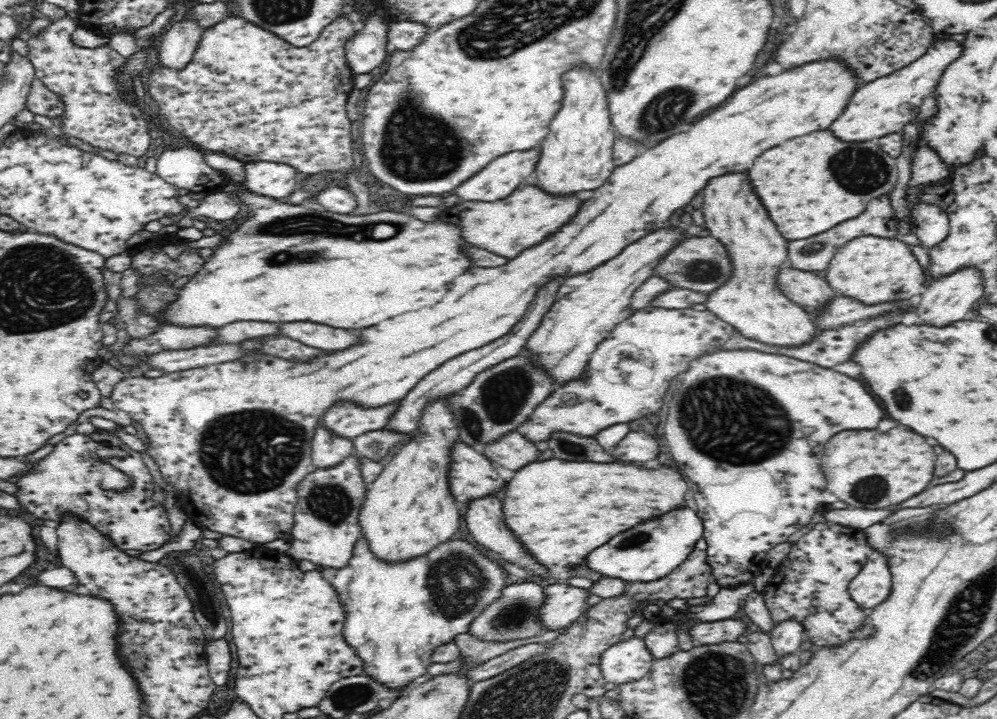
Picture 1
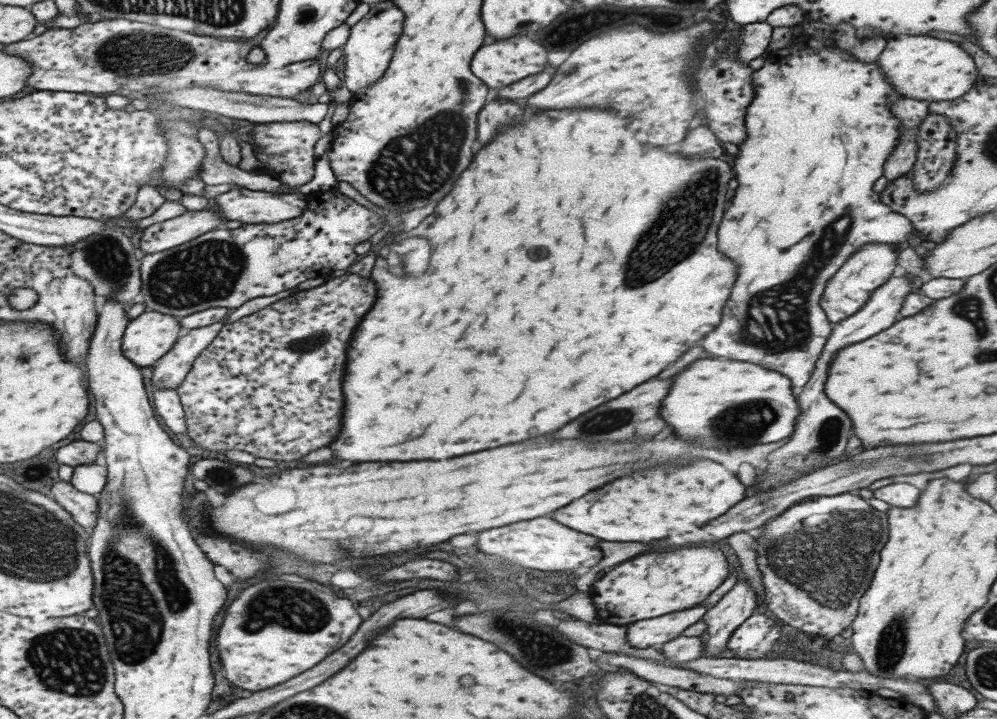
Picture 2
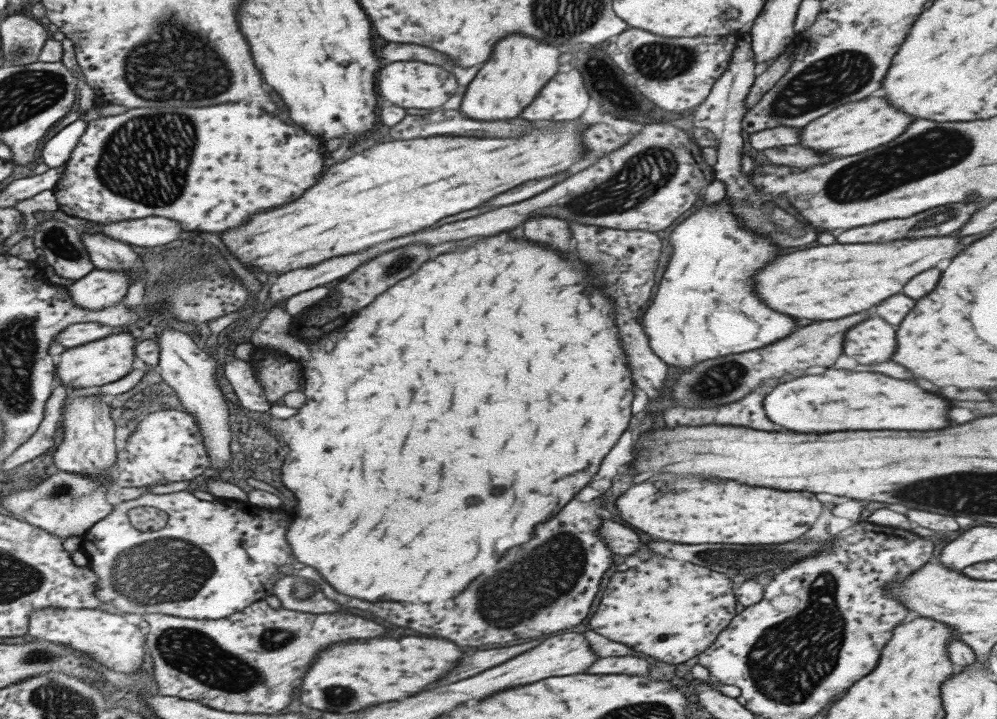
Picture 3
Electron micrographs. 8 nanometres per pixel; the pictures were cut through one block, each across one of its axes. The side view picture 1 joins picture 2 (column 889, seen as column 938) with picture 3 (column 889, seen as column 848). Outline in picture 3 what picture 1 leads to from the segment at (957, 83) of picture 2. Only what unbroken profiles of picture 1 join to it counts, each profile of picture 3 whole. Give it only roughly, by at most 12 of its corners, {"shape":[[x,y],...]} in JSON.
{"shape":[[885,98],[837,106],[801,130],[801,146],[853,156],[911,122]]}

